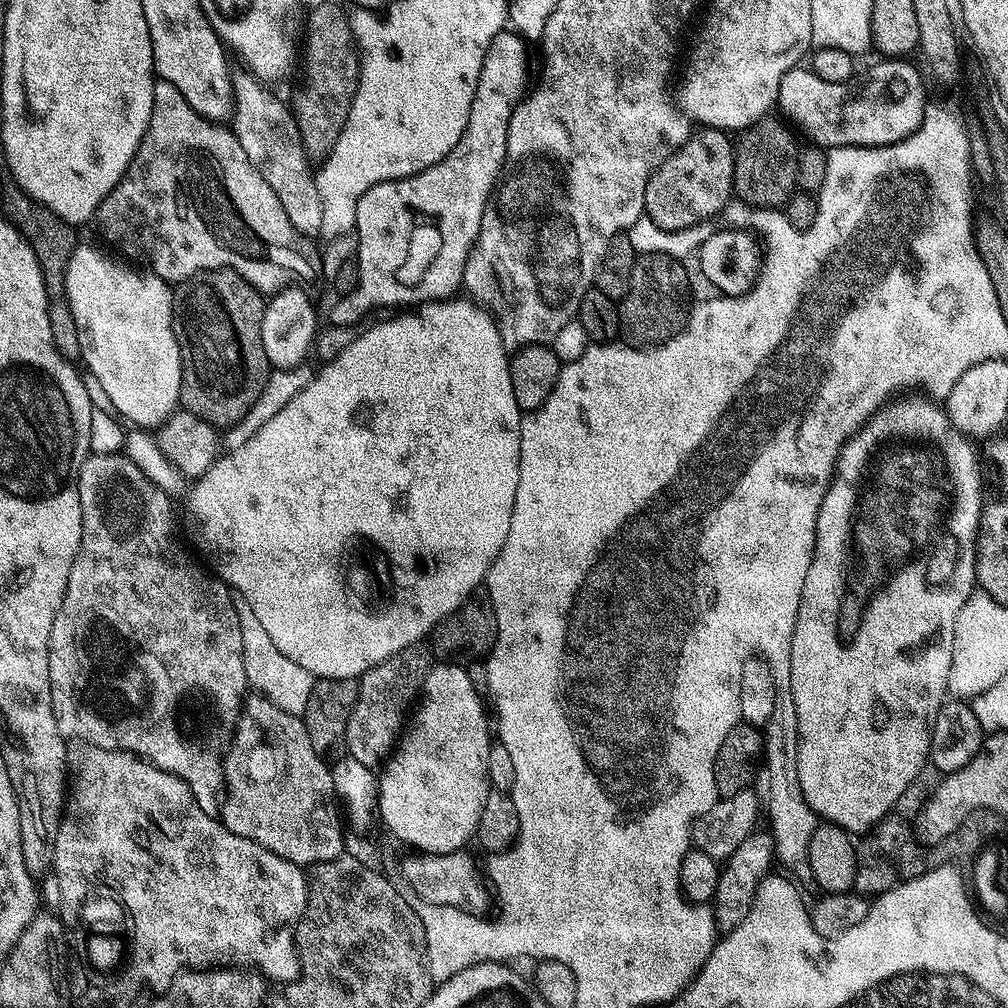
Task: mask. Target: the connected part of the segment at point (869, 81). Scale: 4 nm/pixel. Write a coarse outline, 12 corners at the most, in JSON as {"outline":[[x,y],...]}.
{"outline":[[888,58],[845,83],[783,75],[777,107],[825,150],[897,144],[926,88]]}

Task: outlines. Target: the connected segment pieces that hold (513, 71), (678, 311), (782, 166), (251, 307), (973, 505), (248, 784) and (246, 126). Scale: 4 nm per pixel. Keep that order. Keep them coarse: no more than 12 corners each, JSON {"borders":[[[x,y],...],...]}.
{"borders":[[[519,32],[486,50],[458,146],[358,198],[359,325],[461,291],[529,87]],[[642,253],[619,301],[620,330],[647,350],[688,327],[688,272]],[[769,114],[739,133],[734,178],[756,204],[798,172],[793,129]],[[232,268],[180,280],[180,402],[217,430],[270,365],[261,289]],[[844,444],[796,605],[798,779],[867,834],[929,763],[980,460]],[[245,699],[222,823],[301,866],[345,851],[301,717]],[[231,77],[230,130],[301,234],[322,198],[291,107]]]}

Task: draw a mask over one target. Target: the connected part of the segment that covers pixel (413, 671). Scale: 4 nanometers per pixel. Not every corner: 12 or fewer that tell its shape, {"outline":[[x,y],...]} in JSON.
{"outline":[[424,649],[359,676],[344,735],[376,770],[424,687]]}

